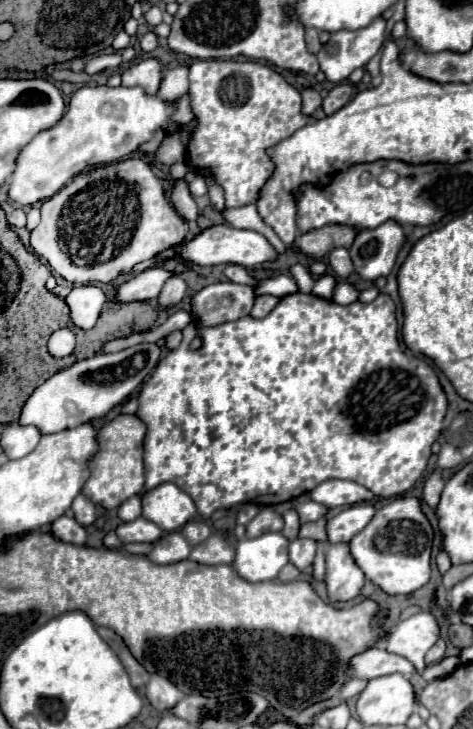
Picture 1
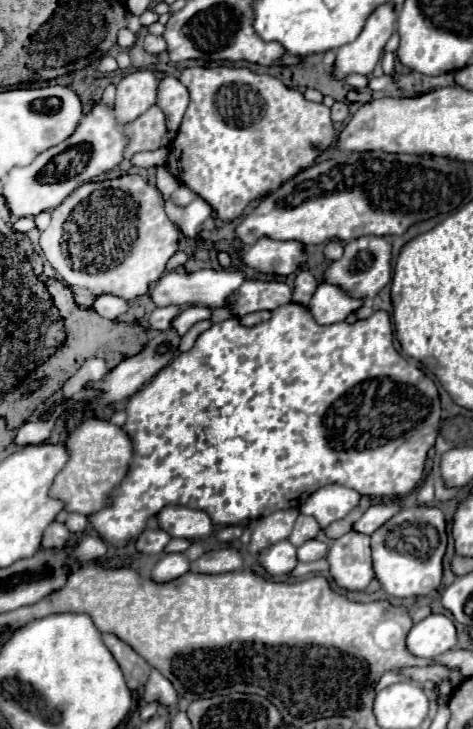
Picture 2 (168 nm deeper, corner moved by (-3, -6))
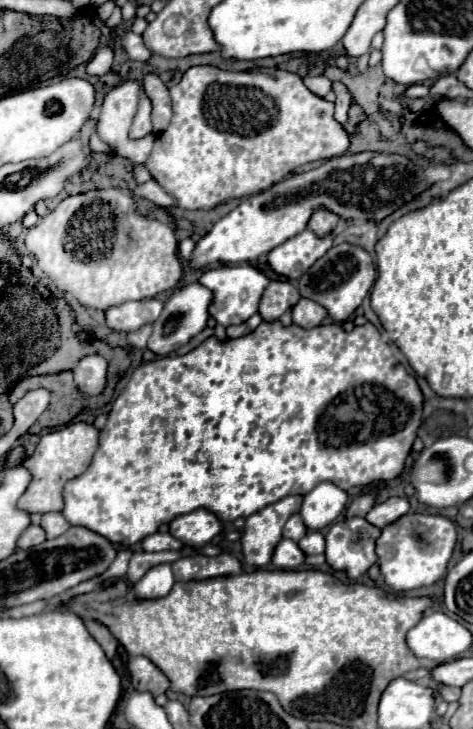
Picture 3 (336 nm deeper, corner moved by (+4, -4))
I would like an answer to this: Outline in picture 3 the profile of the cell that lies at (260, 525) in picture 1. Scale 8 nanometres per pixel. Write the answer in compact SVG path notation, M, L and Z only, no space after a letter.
M287 496L255 514L245 522L241 535L244 561L251 566L267 566L275 544L281 540L281 530L287 518L299 512L303 496Z

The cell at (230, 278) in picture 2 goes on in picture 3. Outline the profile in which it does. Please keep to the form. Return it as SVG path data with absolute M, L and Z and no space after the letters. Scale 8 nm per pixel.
M239 264L239 266L221 266L221 268L213 268L203 272L201 280L203 286L211 288L215 292L215 300L211 304L211 316L221 324L221 326L231 326L231 324L243 324L247 322L253 314L257 314L263 290L269 284L269 278L259 272L253 266L247 264Z

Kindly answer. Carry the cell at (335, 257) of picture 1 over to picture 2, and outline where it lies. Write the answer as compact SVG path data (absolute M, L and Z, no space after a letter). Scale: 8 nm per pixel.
M338 240L328 242L328 244L326 244L326 248L324 248L324 256L326 256L330 262L340 260L340 258L342 258L342 254L344 254L344 248L342 248L342 244L340 244Z

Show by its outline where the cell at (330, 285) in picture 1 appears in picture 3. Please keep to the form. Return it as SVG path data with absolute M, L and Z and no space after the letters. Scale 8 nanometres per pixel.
M301 298L299 304L295 304L291 314L293 314L293 324L297 324L301 328L315 328L327 318L325 308L307 298Z

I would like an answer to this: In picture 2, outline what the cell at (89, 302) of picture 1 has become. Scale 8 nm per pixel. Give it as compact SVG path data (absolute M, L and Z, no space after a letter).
M102 294L94 300L94 304L90 306L92 310L96 310L100 316L108 318L108 320L116 320L128 306L126 306L126 300L118 298L118 296L112 296L112 294Z

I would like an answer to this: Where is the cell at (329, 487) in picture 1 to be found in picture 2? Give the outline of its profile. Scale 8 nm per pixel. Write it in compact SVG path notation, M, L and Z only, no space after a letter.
M330 484L316 490L316 494L310 494L310 498L300 506L300 512L316 516L318 524L324 528L330 522L350 514L358 506L358 502L360 502L360 494L356 490Z

